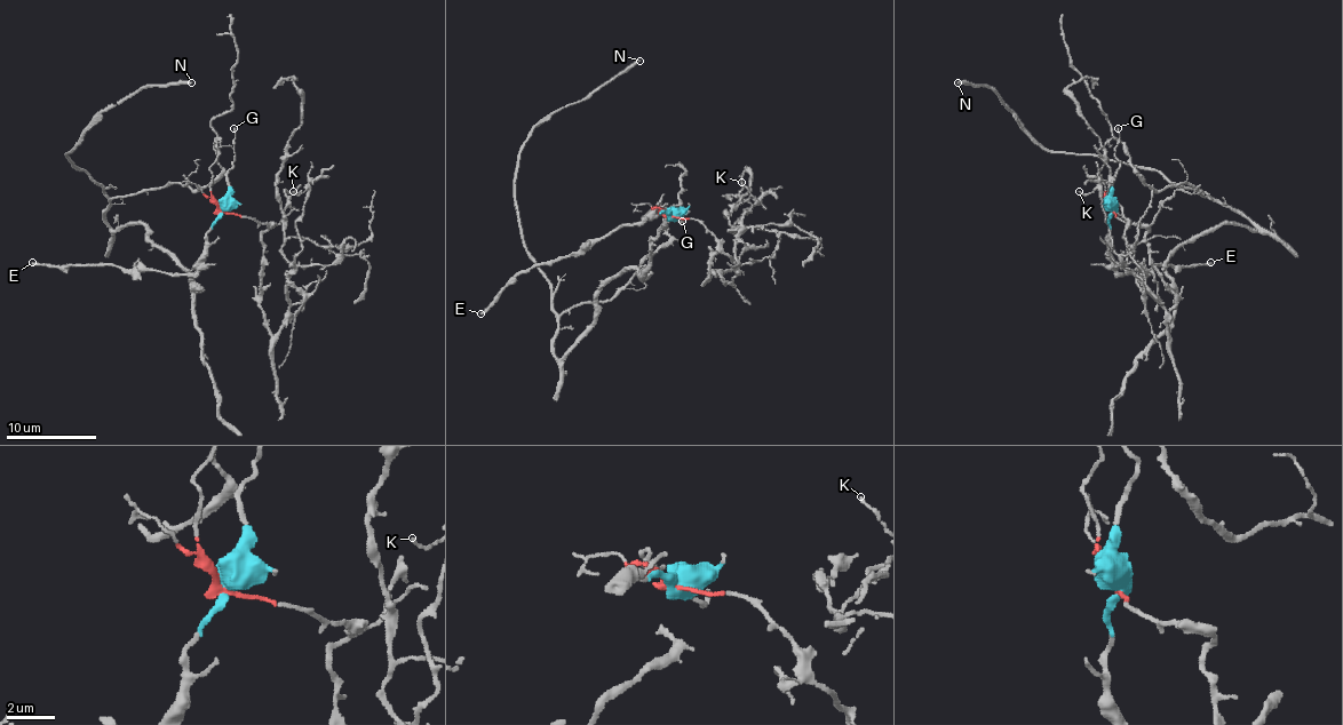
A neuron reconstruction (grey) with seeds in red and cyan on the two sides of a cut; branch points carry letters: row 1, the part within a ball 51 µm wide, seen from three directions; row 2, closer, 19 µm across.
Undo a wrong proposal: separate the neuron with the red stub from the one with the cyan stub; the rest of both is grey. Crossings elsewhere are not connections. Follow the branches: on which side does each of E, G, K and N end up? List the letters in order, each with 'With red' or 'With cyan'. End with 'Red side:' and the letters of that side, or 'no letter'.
E: With cyan
G: With cyan
K: With red
N: With red
Red side: K, N

